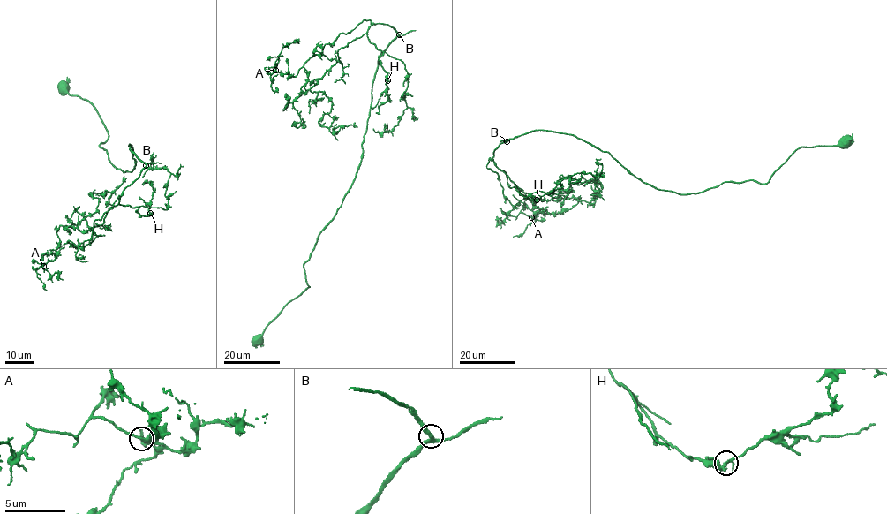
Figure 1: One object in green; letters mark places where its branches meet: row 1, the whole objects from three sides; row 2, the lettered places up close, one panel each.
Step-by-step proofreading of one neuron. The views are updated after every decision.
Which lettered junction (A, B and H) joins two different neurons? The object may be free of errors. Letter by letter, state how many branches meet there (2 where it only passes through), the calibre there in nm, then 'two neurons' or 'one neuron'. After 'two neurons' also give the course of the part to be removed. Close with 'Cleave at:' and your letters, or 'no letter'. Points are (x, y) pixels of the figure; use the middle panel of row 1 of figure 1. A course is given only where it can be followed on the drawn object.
A: 3 branches meet; 300 nm thick; one neuron
B: 3 branches meet; 260 nm thick; one neuron
H: 3 branches meet; 240 nm thick; one neuron
Cleave at: no letter

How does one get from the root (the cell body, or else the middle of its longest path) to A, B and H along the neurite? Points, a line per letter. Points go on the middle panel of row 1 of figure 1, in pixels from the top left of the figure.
A: (257, 342), (309, 287), (304, 263), (356, 177), (378, 57), (398, 34), (363, 19), (294, 76), (275, 69)
B: (257, 342), (281, 310), (309, 287), (304, 263), (356, 177), (378, 57), (398, 34)
H: (257, 342), (309, 287), (304, 263), (356, 177), (378, 57), (398, 34), (374, 23), (367, 34), (387, 81)

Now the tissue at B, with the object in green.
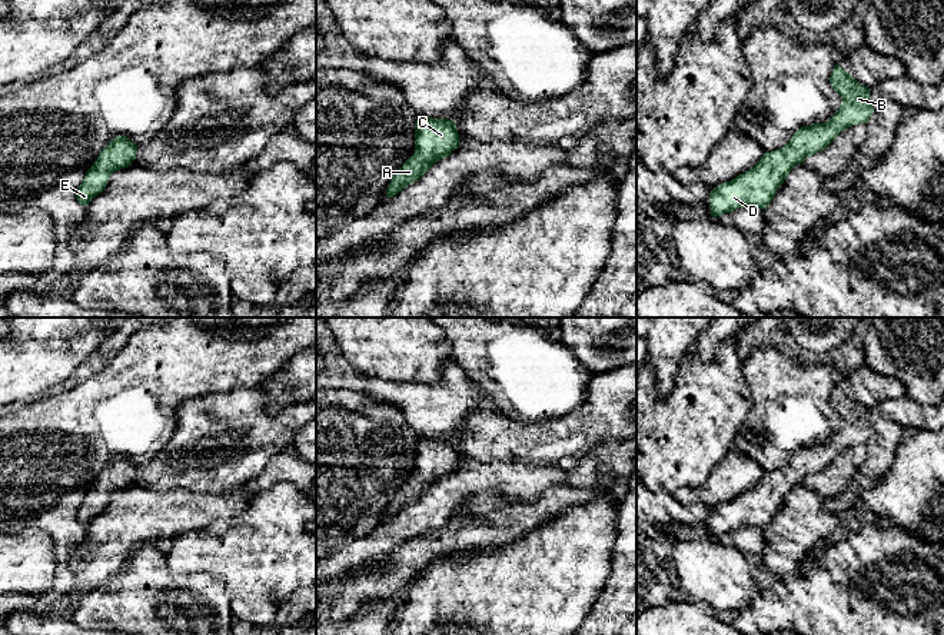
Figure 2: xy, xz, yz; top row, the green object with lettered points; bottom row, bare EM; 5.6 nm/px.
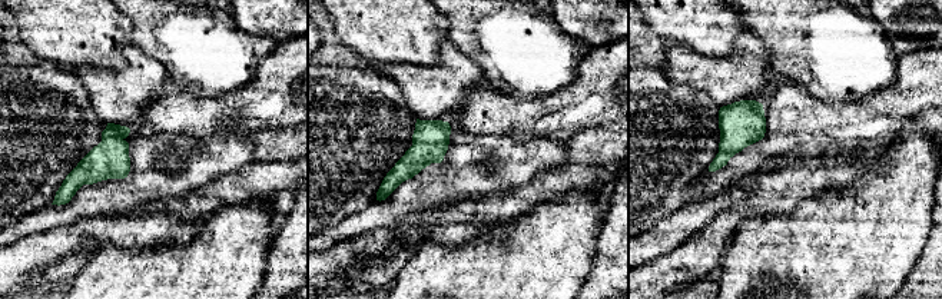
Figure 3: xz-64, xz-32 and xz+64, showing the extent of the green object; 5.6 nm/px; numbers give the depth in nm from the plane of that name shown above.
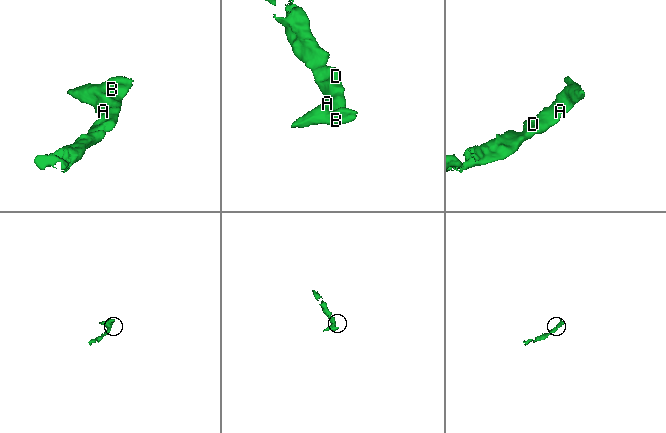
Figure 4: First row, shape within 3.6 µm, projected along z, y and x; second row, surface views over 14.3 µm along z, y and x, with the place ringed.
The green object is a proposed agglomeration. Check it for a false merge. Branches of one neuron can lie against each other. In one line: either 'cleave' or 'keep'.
keep

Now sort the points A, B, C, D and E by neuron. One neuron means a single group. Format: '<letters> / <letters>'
A B C D E

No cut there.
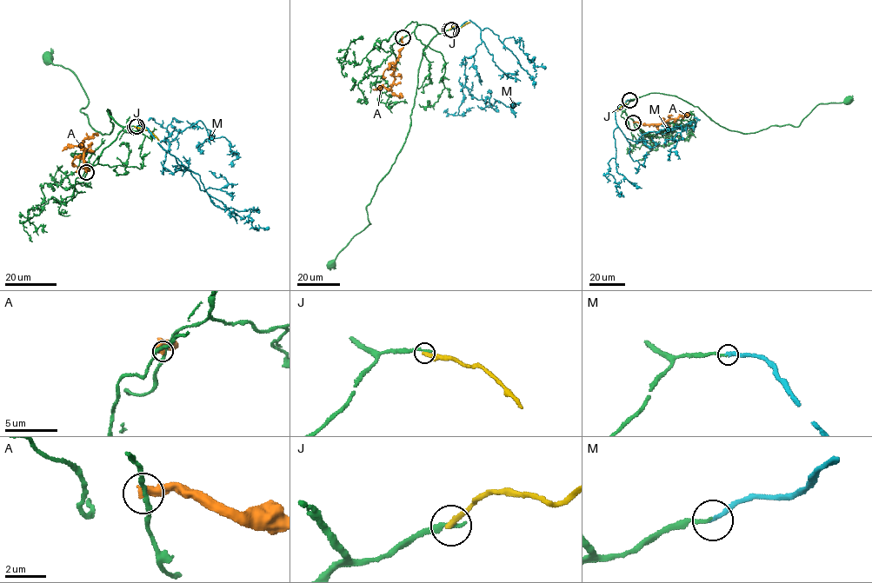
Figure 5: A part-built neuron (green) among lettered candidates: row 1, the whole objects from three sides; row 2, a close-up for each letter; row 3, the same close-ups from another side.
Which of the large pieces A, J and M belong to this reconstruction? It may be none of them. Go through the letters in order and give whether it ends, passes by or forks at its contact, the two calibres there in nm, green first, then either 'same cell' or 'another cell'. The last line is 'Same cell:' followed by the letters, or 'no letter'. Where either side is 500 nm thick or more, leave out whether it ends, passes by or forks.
A: it ends there; 190 nm thick on the green side, 480 nm on the other; another cell
J: it ends there; 240 nm thick on the green side, 260 nm on the other; another cell
M: it ends there; 160 nm thick on the green side, 240 nm on the other; same cell
Same cell: M

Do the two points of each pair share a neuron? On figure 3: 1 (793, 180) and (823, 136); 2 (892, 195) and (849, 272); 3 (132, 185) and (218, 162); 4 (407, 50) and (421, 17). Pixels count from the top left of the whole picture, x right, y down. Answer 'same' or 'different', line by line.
1: different
2: same
3: same
4: same

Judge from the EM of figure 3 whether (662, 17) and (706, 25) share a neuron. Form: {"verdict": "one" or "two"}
{"verdict": "one"}

